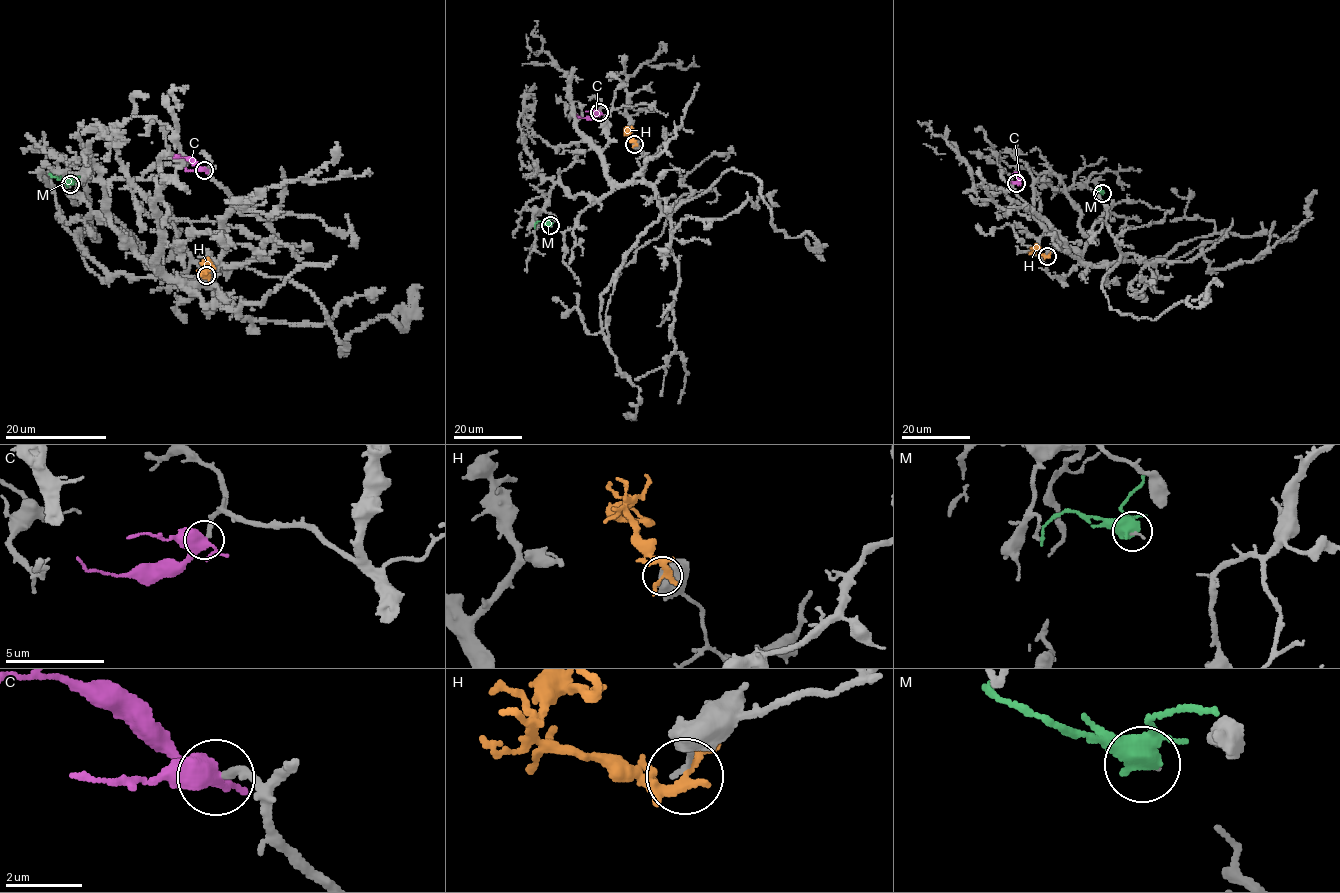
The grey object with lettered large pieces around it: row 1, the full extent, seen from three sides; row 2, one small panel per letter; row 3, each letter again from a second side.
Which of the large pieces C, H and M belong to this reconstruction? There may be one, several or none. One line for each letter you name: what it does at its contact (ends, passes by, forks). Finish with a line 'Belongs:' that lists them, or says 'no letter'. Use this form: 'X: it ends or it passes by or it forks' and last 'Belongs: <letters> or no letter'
C: it forks
Belongs: C

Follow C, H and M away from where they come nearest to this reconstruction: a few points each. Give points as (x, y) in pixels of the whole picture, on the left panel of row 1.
C: (204, 169), (184, 157), (174, 157)
H: (206, 275), (204, 271), (209, 262), (207, 258)
M: (69, 185), (49, 173)

